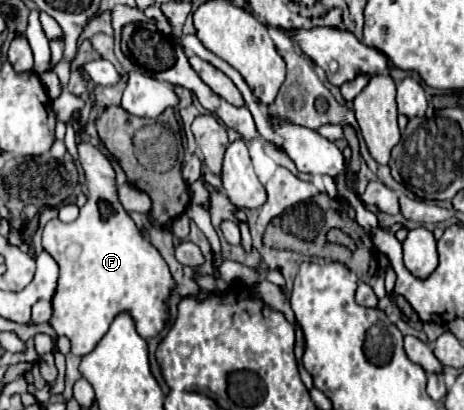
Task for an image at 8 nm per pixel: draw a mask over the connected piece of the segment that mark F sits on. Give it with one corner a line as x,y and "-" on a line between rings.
79,142
79,162
87,180
87,202
81,208
81,214
75,222
65,224
59,218
51,220
45,230
43,230
43,248
53,256
53,260
59,266
59,286
53,296
53,316
51,316
51,326
59,336
67,336
71,340
71,352
77,356
85,356
95,350
99,340
105,336
109,330
109,324
113,318
129,310
137,332
145,338
151,340
157,334
163,332
165,324
169,322
169,306
167,300
175,290
175,280
169,272
169,266
157,252
157,248
143,238
135,222
131,220
129,212
123,208
119,200
119,186
115,182
115,170
111,162
101,154
99,148
95,148
89,142

